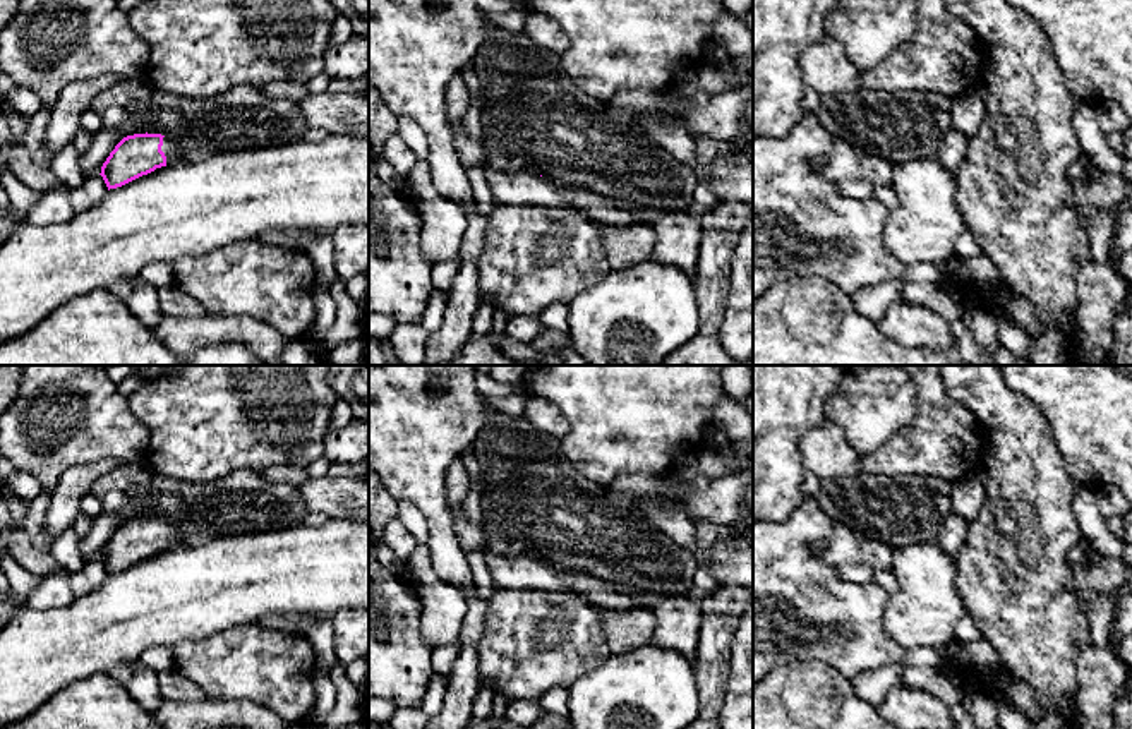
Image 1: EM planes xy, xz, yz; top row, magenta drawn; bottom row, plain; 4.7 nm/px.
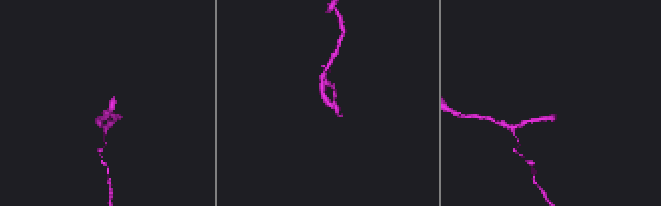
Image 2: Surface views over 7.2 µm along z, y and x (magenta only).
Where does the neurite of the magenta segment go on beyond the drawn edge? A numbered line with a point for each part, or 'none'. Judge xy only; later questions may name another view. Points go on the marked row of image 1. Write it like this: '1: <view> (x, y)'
1: xy (170, 150)

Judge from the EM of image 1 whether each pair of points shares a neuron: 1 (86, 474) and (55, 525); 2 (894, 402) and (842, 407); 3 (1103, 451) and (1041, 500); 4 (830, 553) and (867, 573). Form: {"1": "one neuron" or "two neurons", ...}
{"1": "one neuron", "2": "one neuron", "3": "two neurons", "4": "one neuron"}

